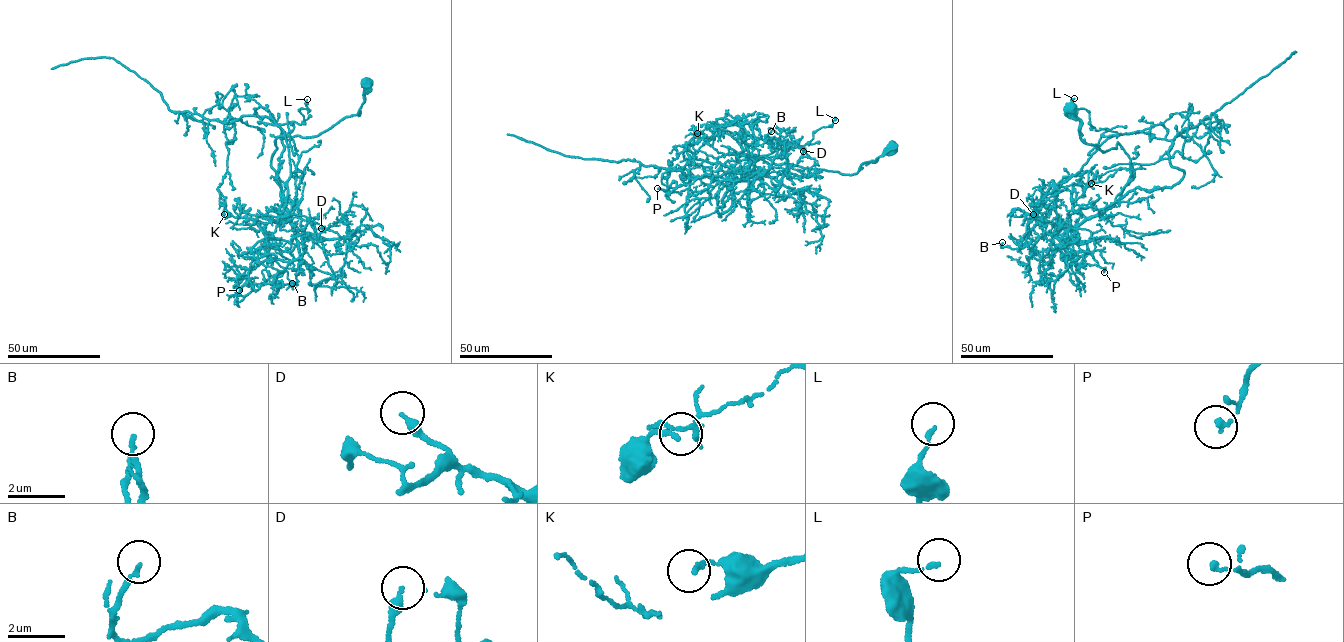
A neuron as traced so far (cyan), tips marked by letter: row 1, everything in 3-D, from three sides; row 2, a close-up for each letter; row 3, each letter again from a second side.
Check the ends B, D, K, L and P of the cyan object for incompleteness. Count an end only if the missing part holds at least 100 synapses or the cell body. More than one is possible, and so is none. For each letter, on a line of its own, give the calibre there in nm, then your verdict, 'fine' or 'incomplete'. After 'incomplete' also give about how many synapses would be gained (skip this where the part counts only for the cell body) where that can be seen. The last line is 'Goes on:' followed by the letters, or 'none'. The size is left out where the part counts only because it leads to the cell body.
B: 140 nm thick; fine
D: 300 nm thick; fine
K: 170 nm thick; fine
L: 130 nm thick; fine
P: 180 nm thick; fine
Goes on: none

